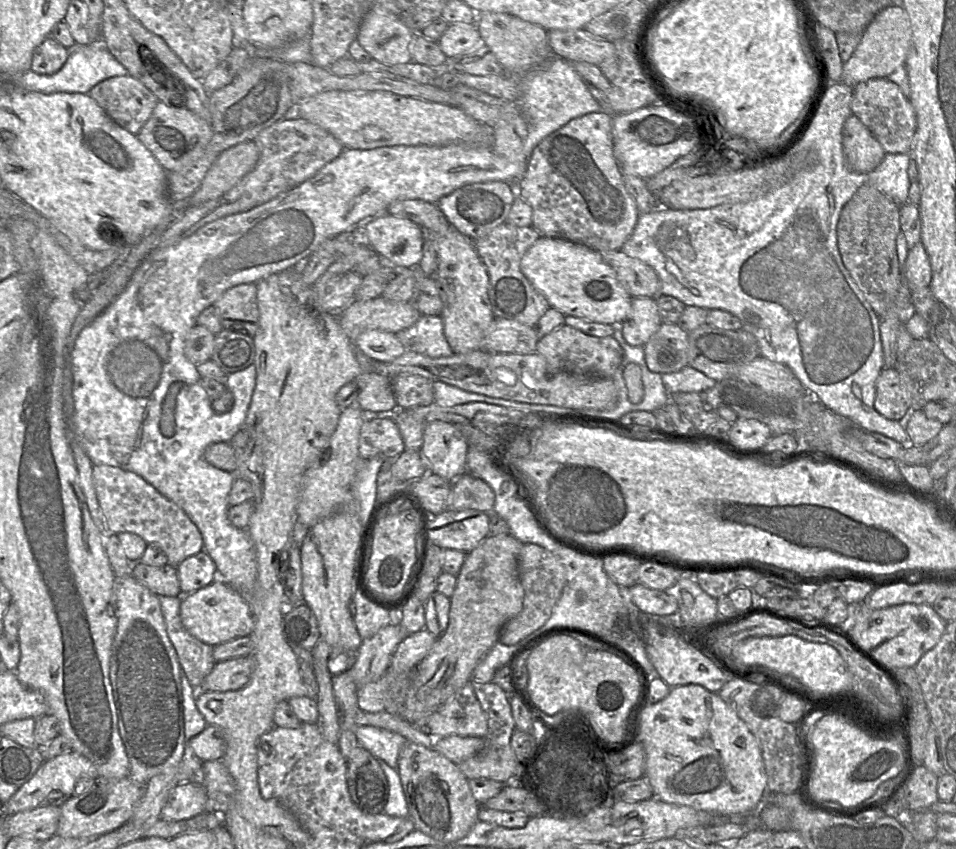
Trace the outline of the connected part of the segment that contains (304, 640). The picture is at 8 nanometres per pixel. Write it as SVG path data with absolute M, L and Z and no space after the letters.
M304 602L284 610L282 632L292 649L311 651L321 640L317 619Z

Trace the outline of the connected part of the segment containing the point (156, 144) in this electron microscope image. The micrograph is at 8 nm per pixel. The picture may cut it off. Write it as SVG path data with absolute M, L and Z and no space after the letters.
M158 101L150 118L136 136L166 172L176 172L192 165L201 157L211 140L212 129L208 121L184 106L172 106Z

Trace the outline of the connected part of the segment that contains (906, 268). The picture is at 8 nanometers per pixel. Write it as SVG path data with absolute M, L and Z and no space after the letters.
M917 243L909 250L903 266L903 277L911 290L923 289L930 286L932 269L929 256L922 244Z

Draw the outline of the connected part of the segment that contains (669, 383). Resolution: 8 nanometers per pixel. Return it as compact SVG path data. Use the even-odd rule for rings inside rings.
M686 366L673 373L661 374L664 386L671 396L679 392L700 392L710 389L717 383L703 372Z

